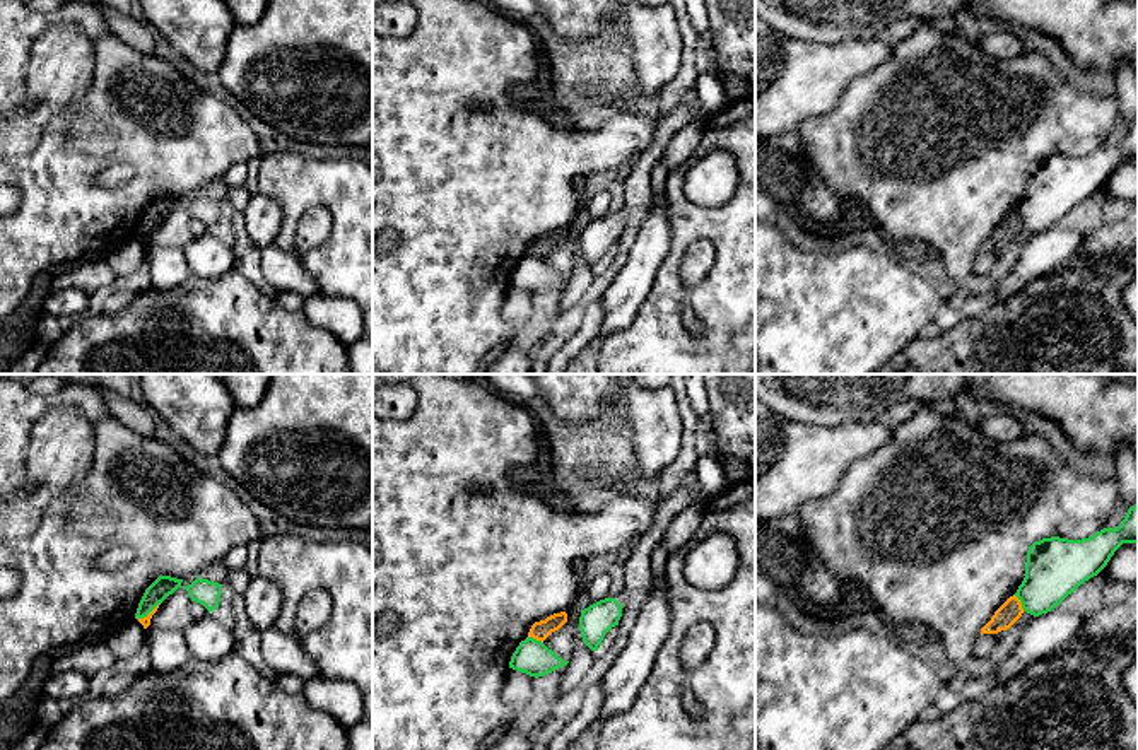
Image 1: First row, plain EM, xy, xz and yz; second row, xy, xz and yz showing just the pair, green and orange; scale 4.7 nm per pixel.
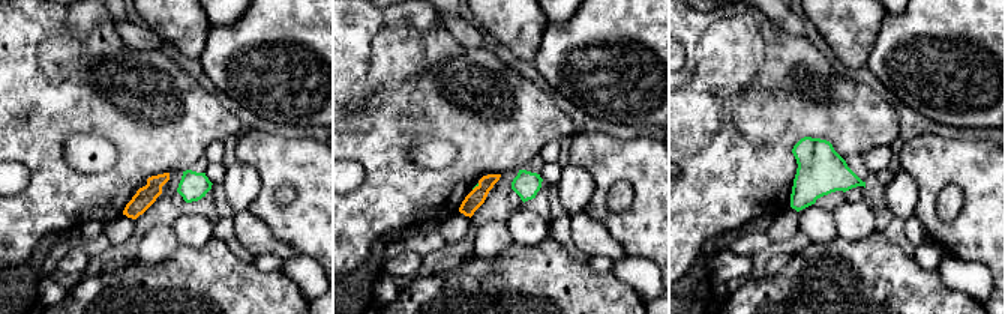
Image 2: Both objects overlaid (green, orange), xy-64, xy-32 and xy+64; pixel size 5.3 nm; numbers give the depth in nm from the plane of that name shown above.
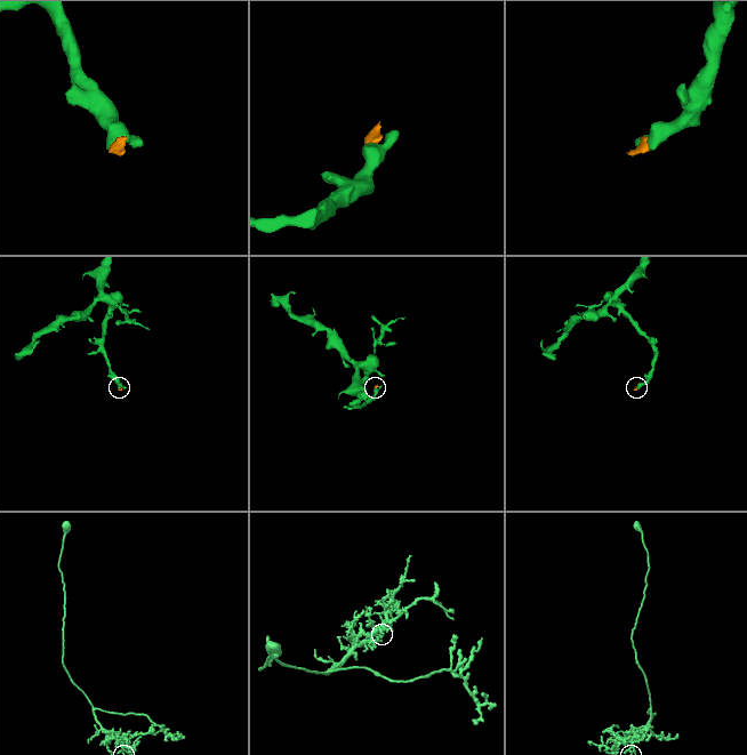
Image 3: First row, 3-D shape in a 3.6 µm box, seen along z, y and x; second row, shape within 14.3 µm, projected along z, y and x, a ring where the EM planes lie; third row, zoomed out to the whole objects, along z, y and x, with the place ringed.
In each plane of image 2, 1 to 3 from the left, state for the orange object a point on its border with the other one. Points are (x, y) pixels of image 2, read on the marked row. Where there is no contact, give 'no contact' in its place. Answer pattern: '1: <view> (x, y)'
1: no contact
2: xy-32 (476, 185)
3: no contact

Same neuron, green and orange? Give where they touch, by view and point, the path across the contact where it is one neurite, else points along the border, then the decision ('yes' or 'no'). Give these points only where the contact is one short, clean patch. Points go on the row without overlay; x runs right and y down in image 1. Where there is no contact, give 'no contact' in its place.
meets green in yz at (1020, 219); runs through yz (1055, 185), (1020, 219), (1010, 228); yes

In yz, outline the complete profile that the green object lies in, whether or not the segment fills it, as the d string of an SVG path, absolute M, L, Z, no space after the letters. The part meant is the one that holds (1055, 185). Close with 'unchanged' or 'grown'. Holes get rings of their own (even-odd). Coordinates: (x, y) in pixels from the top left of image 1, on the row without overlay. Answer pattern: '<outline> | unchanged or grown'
M1138 120L1117 145L1104 145L1082 157L1059 154L1034 159L1027 169L1025 195L981 246L998 251L1010 246L1024 229L1039 234L1058 224L1080 202L1097 193L1123 161L1138 161Z | grown

